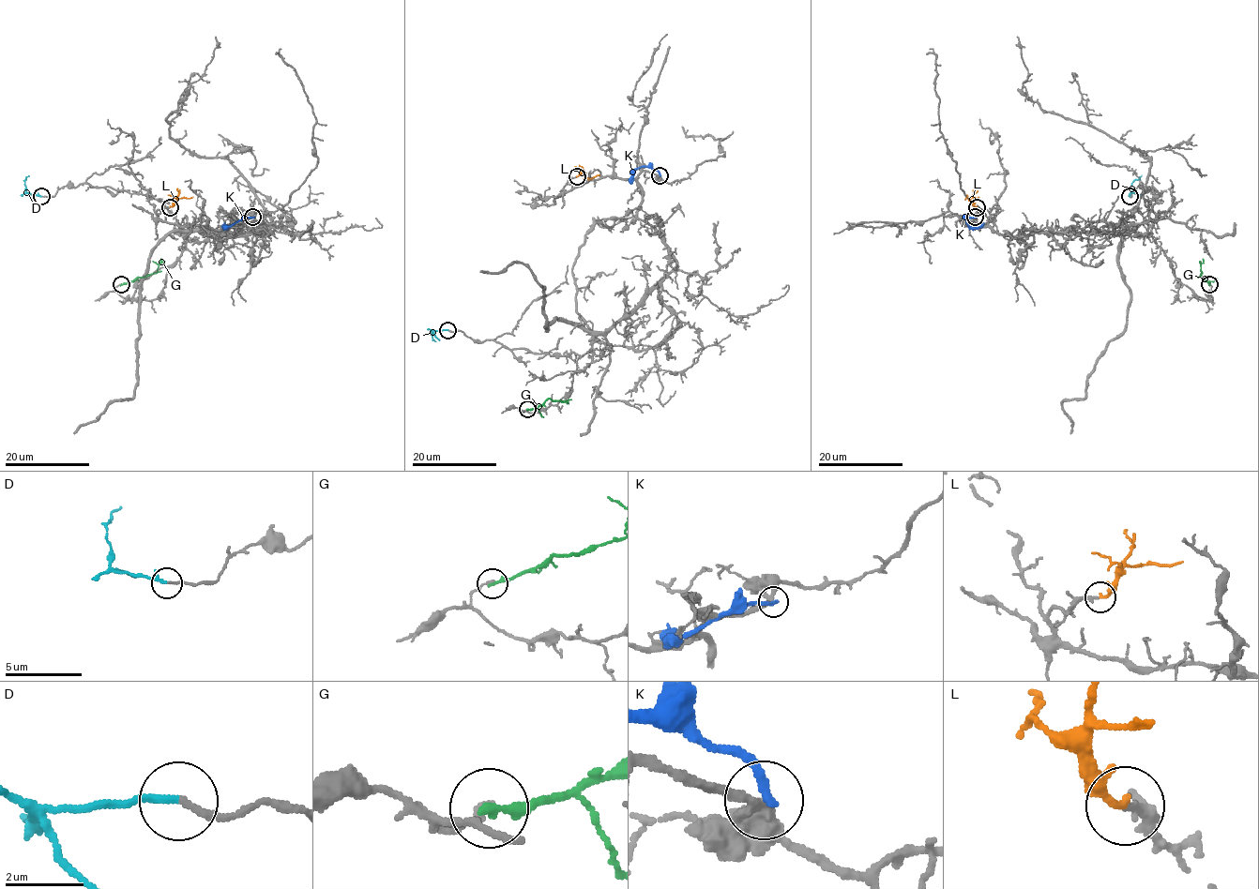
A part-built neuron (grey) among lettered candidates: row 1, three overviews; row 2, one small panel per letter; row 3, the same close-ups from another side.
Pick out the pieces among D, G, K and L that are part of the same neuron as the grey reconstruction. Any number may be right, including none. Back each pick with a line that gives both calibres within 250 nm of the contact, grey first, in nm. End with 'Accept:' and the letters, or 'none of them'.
D: Thickness 140 nm (grey) against 180 nm
L: Thickness 170 nm (grey) against 200 nm
Accept: D, L

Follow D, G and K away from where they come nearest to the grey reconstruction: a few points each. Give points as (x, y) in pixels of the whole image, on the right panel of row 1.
D: (1130, 196), (1131, 184), (1141, 175)
G: (1209, 284), (1199, 277), (1202, 258)
K: (975, 217), (969, 217), (966, 223), (973, 228), (980, 227), (983, 222)

